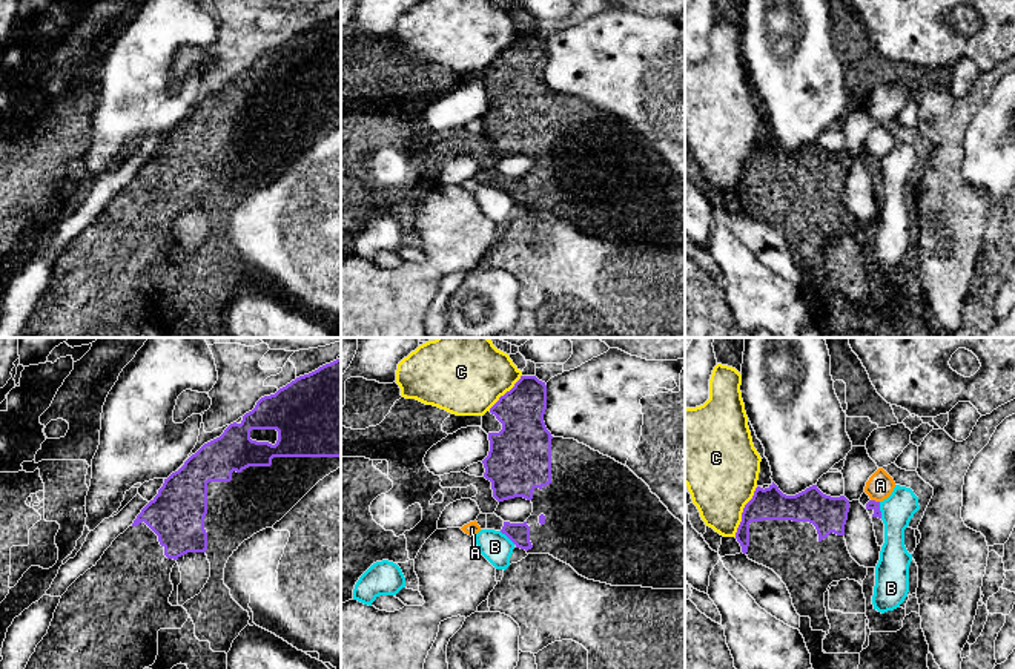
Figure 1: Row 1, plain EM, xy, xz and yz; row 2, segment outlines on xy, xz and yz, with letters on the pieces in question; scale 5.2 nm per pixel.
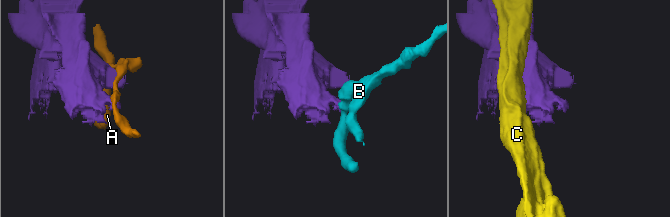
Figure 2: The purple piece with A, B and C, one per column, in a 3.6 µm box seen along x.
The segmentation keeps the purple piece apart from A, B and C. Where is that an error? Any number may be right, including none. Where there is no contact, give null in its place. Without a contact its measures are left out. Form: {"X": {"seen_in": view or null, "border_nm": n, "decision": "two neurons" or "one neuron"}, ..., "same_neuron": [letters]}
{"A": {"seen_in": "yz", "border_nm": 50, "decision": "two neurons"}, "B": {"seen_in": "yz", "border_nm": 90, "decision": "two neurons"}, "C": {"seen_in": "yz", "border_nm": 300, "decision": "two neurons"}, "same_neuron": []}

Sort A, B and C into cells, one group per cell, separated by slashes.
A / B / C

